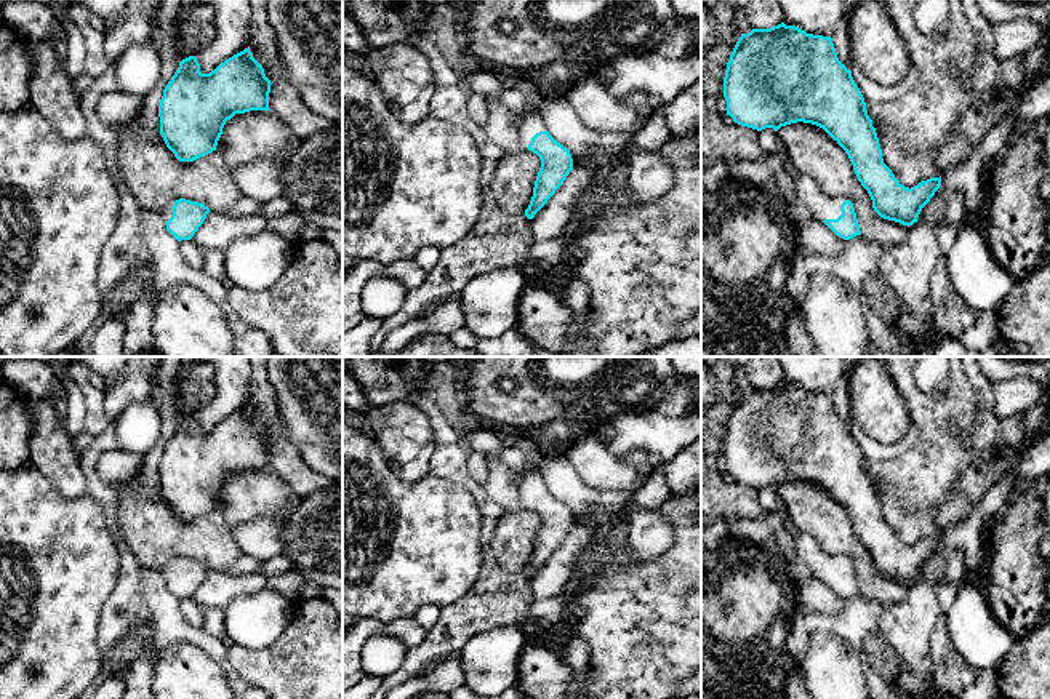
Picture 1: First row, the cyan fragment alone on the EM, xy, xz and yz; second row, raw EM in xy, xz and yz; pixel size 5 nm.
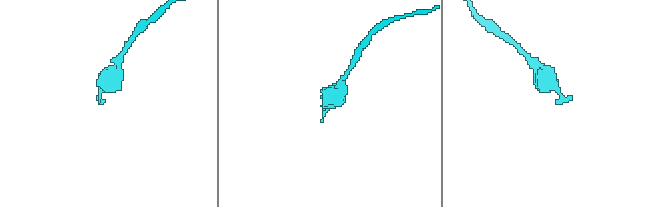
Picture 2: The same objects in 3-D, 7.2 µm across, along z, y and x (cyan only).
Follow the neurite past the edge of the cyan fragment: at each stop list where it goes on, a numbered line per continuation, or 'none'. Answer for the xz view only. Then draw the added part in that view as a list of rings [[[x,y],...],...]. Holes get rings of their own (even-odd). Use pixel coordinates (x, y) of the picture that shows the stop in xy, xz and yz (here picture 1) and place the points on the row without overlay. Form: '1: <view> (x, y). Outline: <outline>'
1: xz (532, 482). Outline: [[[531,470],[520,477],[519,488],[520,488],[522,507],[528,509],[531,496],[539,489],[546,489],[546,485],[543,475],[539,472]]]

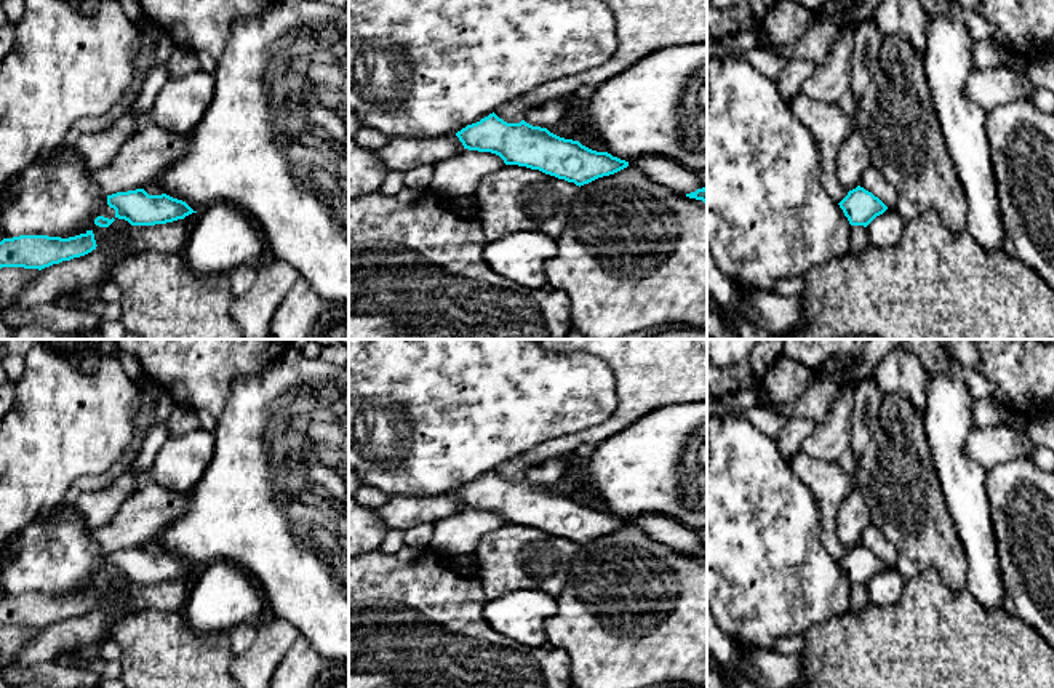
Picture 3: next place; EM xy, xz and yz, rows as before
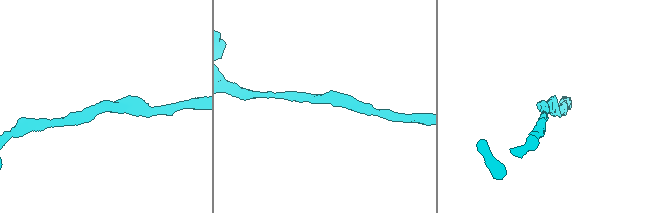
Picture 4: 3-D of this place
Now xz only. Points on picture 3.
none

